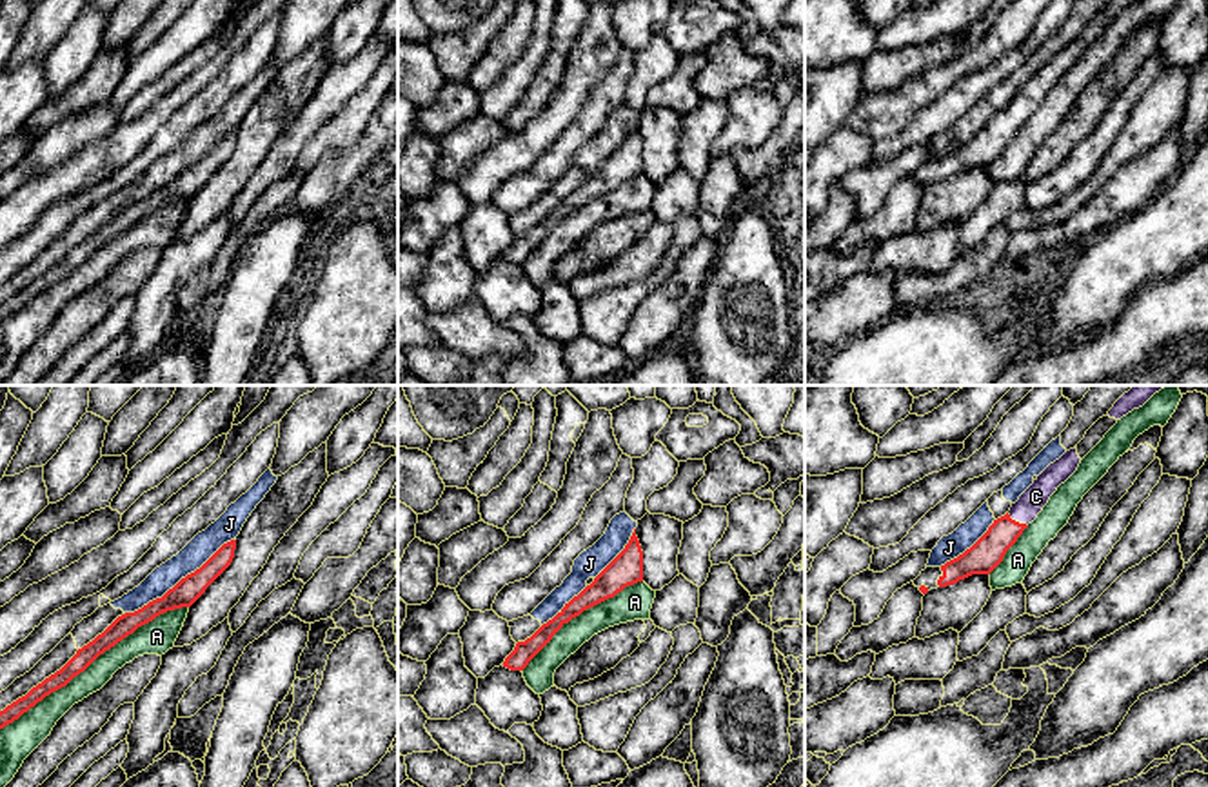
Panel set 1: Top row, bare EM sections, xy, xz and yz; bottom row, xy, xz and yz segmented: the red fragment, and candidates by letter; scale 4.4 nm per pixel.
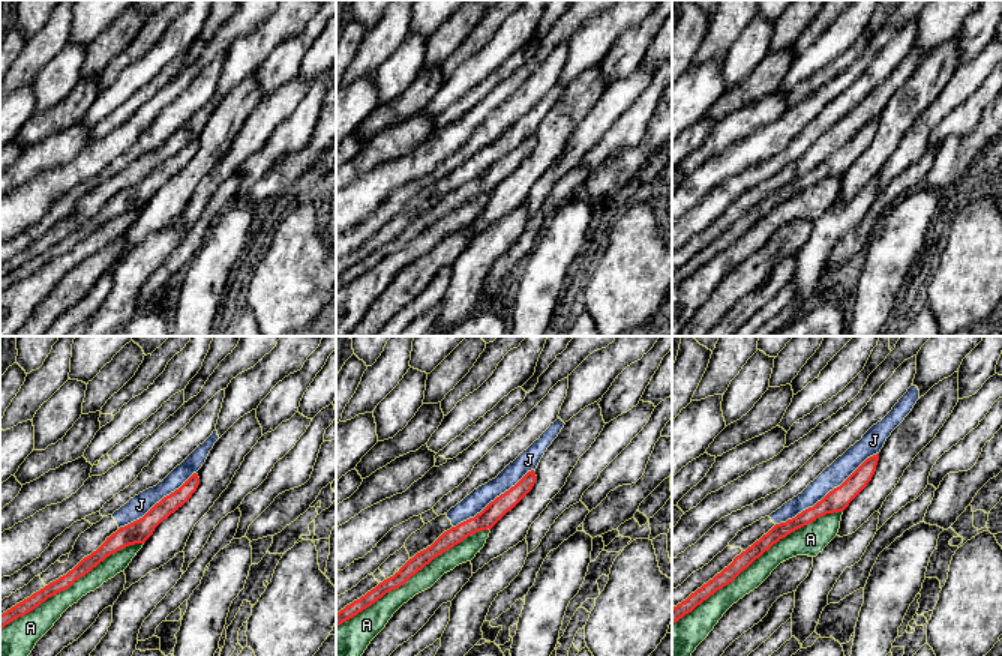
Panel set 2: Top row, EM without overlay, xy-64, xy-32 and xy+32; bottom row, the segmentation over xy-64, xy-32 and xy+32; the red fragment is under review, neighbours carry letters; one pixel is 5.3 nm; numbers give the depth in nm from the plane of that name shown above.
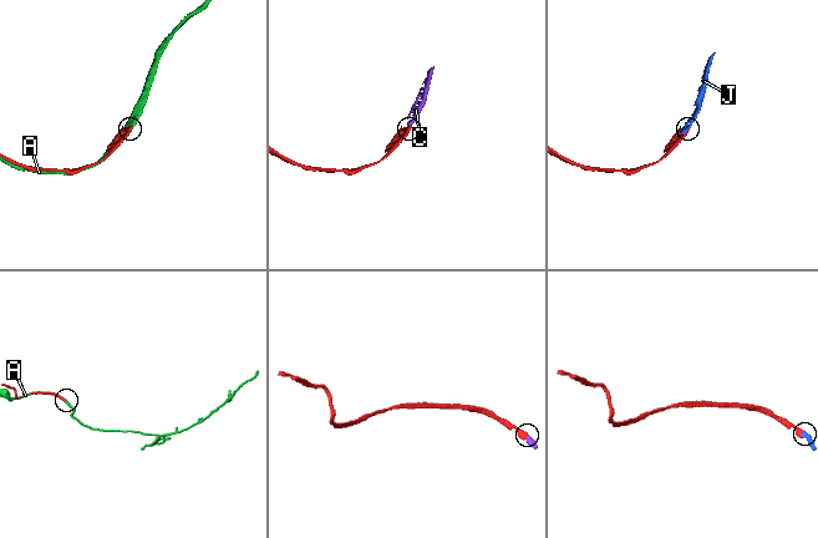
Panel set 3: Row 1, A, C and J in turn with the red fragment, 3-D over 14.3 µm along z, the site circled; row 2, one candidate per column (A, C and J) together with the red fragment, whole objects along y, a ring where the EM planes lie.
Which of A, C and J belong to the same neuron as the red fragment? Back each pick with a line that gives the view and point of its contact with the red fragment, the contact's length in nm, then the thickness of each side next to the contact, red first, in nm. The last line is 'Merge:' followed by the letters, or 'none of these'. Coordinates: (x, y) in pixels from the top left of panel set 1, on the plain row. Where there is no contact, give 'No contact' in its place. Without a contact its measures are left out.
C: Touches red at yz (1018, 115). Shared border 110 nm. Thickness 150 nm (red) against 110 nm
Merge: C

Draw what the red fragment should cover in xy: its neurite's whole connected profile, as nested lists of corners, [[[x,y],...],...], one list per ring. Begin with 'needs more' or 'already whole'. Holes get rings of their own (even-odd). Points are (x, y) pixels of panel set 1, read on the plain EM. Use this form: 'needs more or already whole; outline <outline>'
already whole; outline [[[236,133],[223,136],[200,162],[182,171],[162,191],[156,191],[134,205],[118,209],[102,227],[76,244],[76,247],[54,267],[33,280],[25,289],[18,291],[0,304],[0,322],[18,313],[51,285],[65,280],[74,269],[84,265],[100,247],[114,240],[118,234],[133,227],[138,220],[153,214],[156,209],[191,200],[205,182],[231,158],[234,151]]]

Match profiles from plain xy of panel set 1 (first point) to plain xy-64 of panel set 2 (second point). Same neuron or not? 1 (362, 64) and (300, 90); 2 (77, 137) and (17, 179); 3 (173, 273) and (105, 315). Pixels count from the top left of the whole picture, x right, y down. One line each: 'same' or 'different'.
1: same
2: same
3: same

